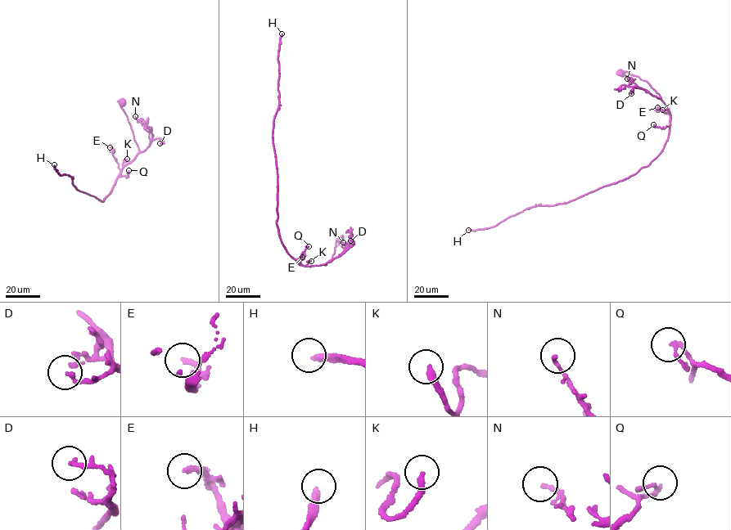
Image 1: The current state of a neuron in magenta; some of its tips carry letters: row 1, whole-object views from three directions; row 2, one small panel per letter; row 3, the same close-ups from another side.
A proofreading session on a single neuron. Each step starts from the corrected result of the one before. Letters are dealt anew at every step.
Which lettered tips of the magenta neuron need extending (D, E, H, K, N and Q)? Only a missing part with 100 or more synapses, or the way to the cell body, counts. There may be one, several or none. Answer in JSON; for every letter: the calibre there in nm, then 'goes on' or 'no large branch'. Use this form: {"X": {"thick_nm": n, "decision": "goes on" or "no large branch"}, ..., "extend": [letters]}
{"D": {"thick_nm": 170, "decision": "no large branch"}, "E": {"thick_nm": 200, "decision": "no large branch"}, "H": {"thick_nm": 240, "decision": "goes on"}, "K": {"thick_nm": 280, "decision": "no large branch"}, "N": {"thick_nm": 150, "decision": "no large branch"}, "Q": {"thick_nm": 190, "decision": "no large branch"}, "extend": ["H"]}

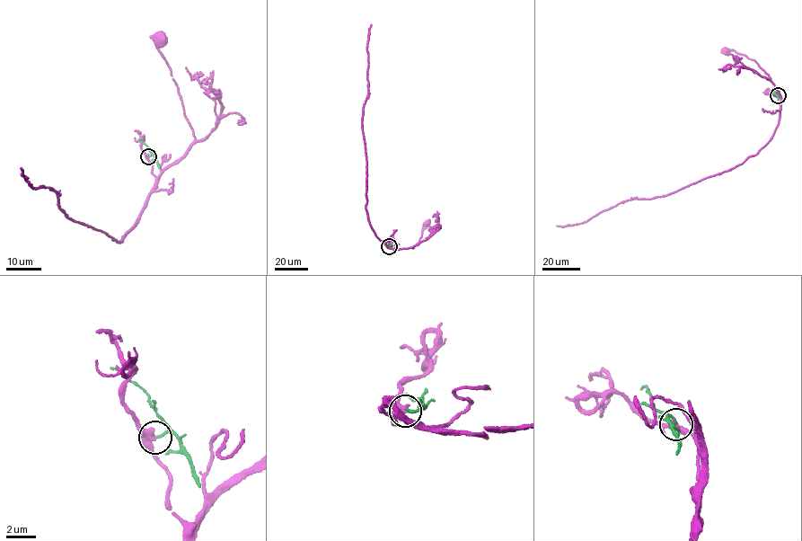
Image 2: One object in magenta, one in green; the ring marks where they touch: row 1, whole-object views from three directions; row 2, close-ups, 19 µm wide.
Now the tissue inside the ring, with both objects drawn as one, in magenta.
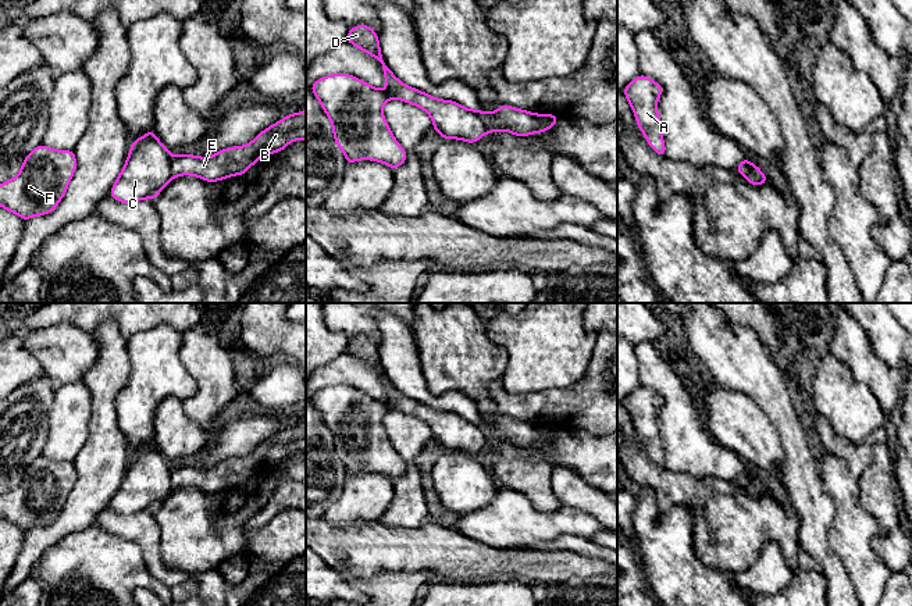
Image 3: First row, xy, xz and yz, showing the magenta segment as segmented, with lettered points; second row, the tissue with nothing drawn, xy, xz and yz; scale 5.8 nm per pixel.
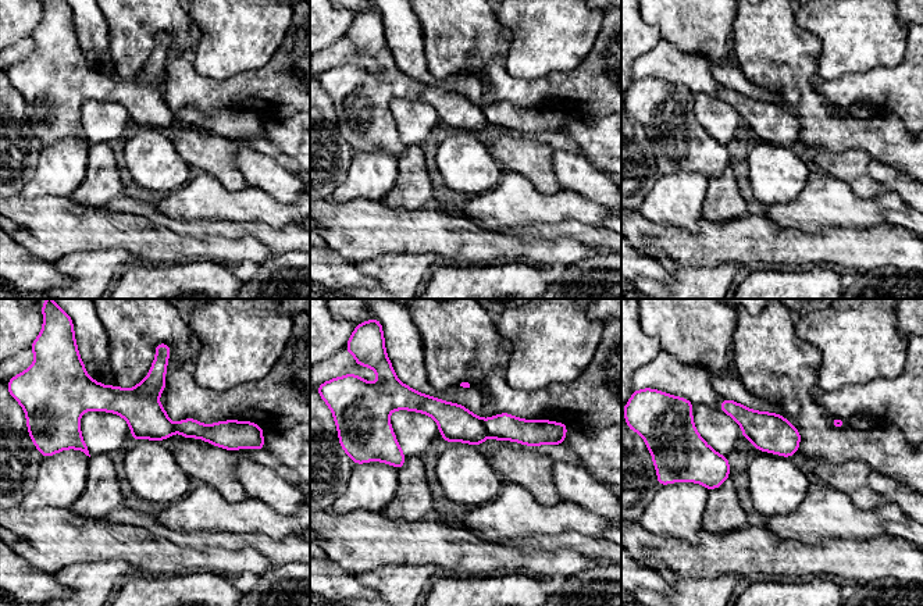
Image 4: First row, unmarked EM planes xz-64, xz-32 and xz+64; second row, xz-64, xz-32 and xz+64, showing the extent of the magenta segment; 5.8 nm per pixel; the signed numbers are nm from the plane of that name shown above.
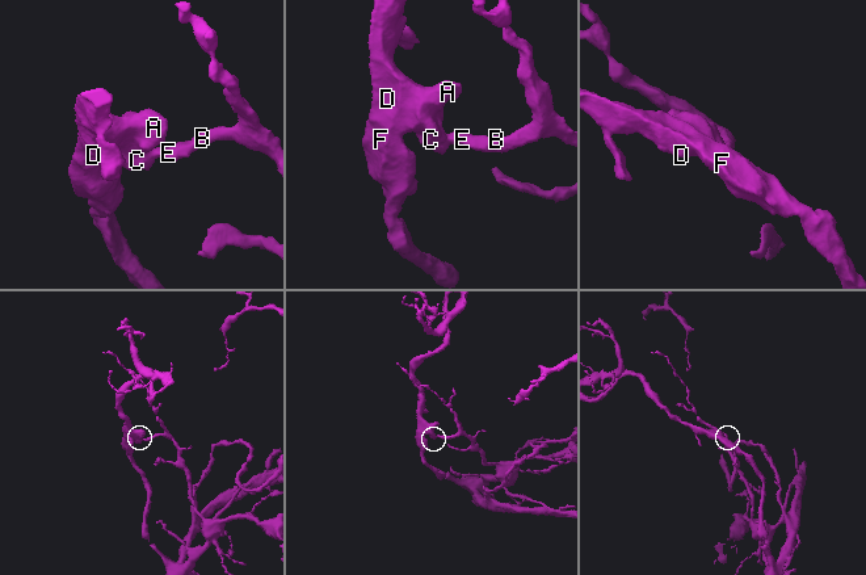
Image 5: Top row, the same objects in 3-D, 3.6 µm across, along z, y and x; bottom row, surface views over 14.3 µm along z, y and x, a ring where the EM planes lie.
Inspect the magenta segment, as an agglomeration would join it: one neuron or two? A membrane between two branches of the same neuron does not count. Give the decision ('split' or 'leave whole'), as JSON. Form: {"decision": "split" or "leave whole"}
{"decision": "split"}

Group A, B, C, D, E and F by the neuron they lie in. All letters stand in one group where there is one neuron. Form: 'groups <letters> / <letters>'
groups A C D F / B E

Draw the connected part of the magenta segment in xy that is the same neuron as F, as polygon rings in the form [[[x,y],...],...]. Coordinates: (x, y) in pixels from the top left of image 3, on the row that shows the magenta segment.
[[[39,145],[24,158],[18,175],[0,183],[0,206],[24,221],[53,213],[76,165],[74,152]]]

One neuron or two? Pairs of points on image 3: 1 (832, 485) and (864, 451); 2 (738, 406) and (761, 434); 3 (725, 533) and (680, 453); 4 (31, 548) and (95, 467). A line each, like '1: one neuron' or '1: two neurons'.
1: two neurons
2: one neuron
3: two neurons
4: one neuron

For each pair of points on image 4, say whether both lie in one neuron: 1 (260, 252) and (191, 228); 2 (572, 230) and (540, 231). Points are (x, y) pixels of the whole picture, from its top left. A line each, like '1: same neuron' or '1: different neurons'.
1: different neurons
2: same neuron

